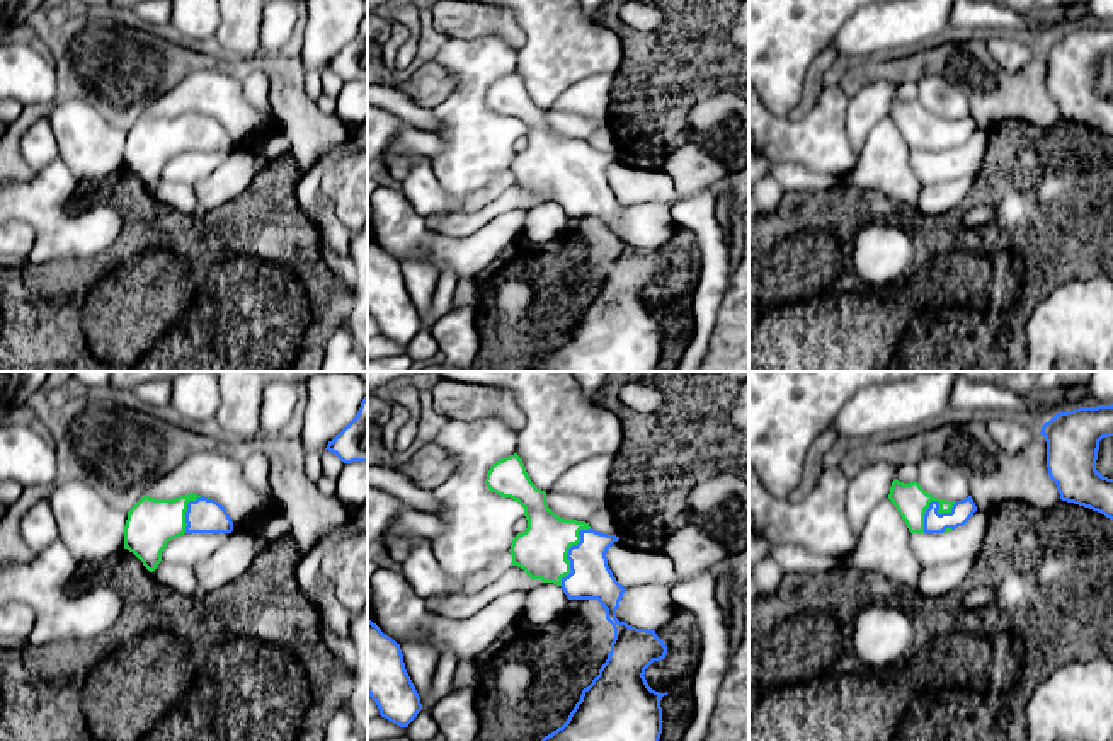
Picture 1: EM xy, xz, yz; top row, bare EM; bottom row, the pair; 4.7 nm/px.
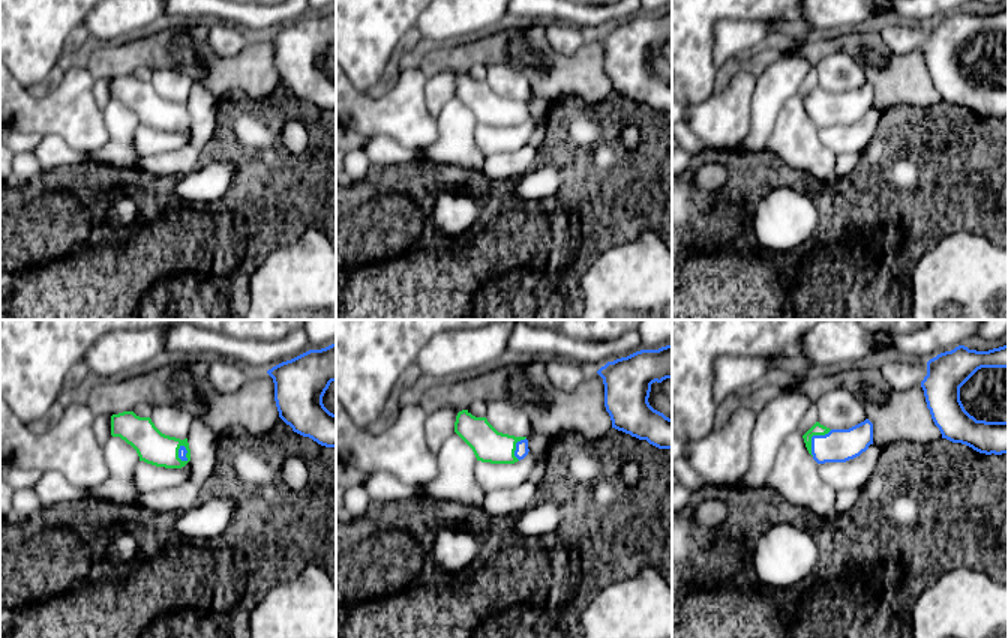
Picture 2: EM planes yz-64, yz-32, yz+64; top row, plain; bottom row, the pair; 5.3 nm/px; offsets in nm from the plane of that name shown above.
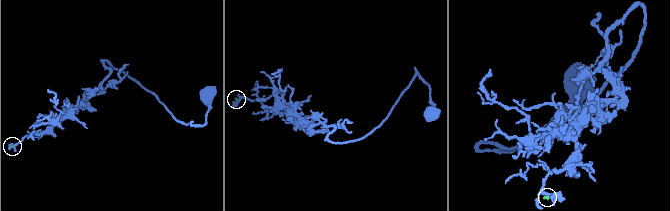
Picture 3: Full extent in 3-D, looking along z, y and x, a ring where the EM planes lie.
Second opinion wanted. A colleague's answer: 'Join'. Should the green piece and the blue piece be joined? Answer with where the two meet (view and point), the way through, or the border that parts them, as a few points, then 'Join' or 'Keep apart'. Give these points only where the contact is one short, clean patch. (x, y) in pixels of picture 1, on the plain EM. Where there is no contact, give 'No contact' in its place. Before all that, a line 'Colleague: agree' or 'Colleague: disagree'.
Colleague: agree
Touches green at xz (567, 171). Path across: xz (542, 169), (567, 171), (591, 196). Join

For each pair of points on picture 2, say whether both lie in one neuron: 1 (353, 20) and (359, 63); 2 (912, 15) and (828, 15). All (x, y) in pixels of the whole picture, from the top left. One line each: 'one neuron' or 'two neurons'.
1: one neuron
2: one neuron

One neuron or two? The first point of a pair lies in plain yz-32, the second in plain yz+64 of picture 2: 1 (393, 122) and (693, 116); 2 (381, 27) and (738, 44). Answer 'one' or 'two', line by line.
1: one
2: two

